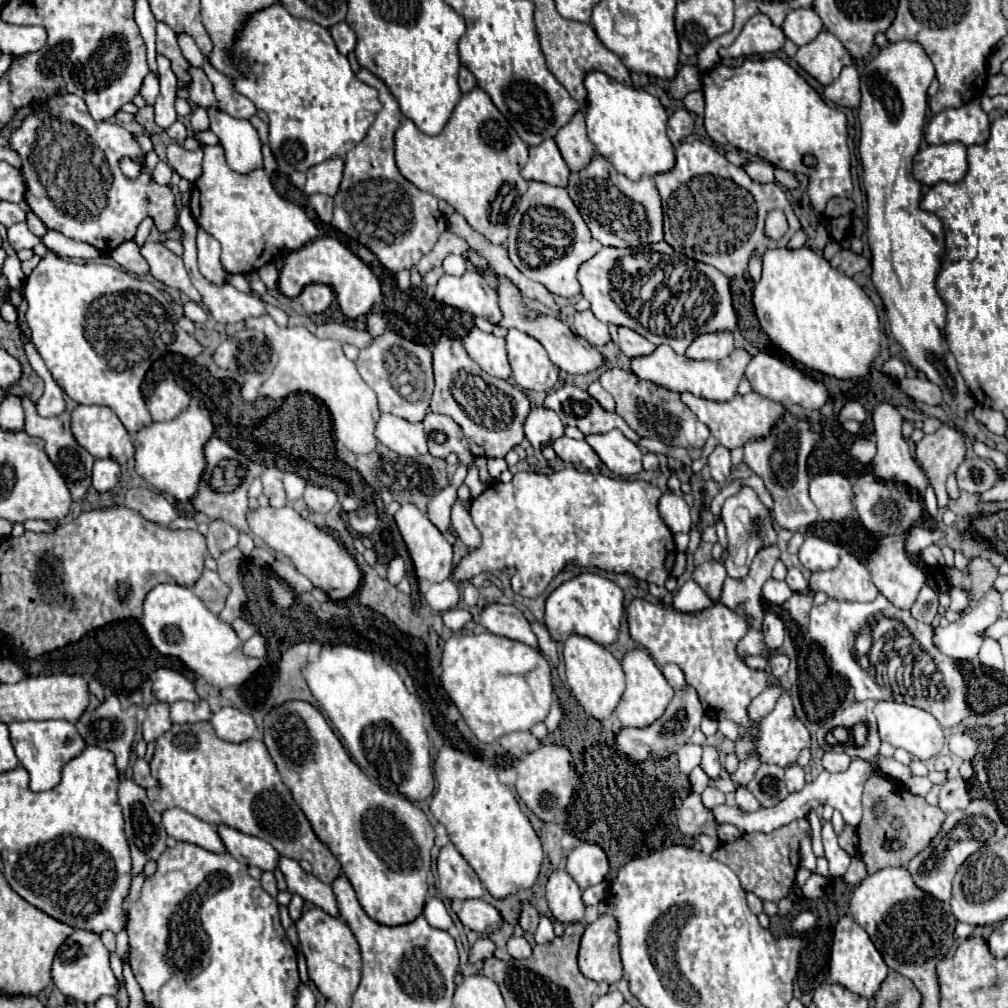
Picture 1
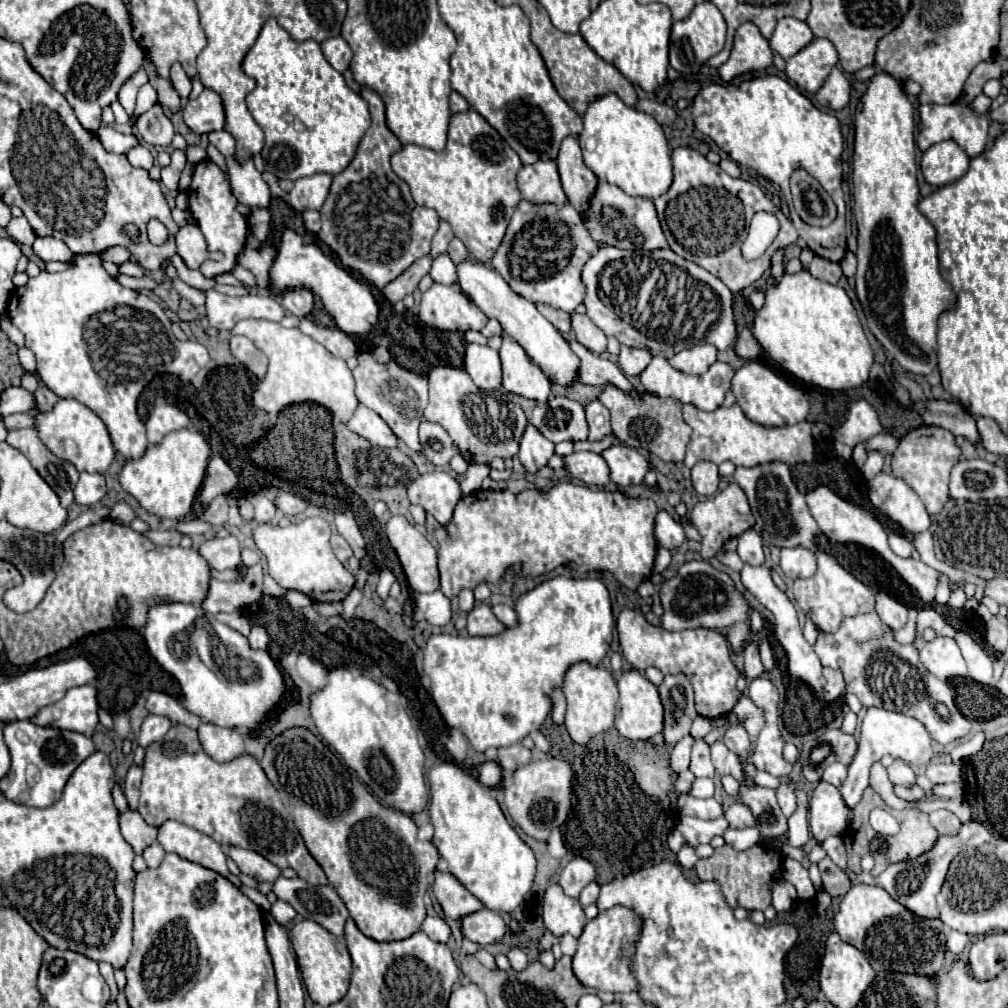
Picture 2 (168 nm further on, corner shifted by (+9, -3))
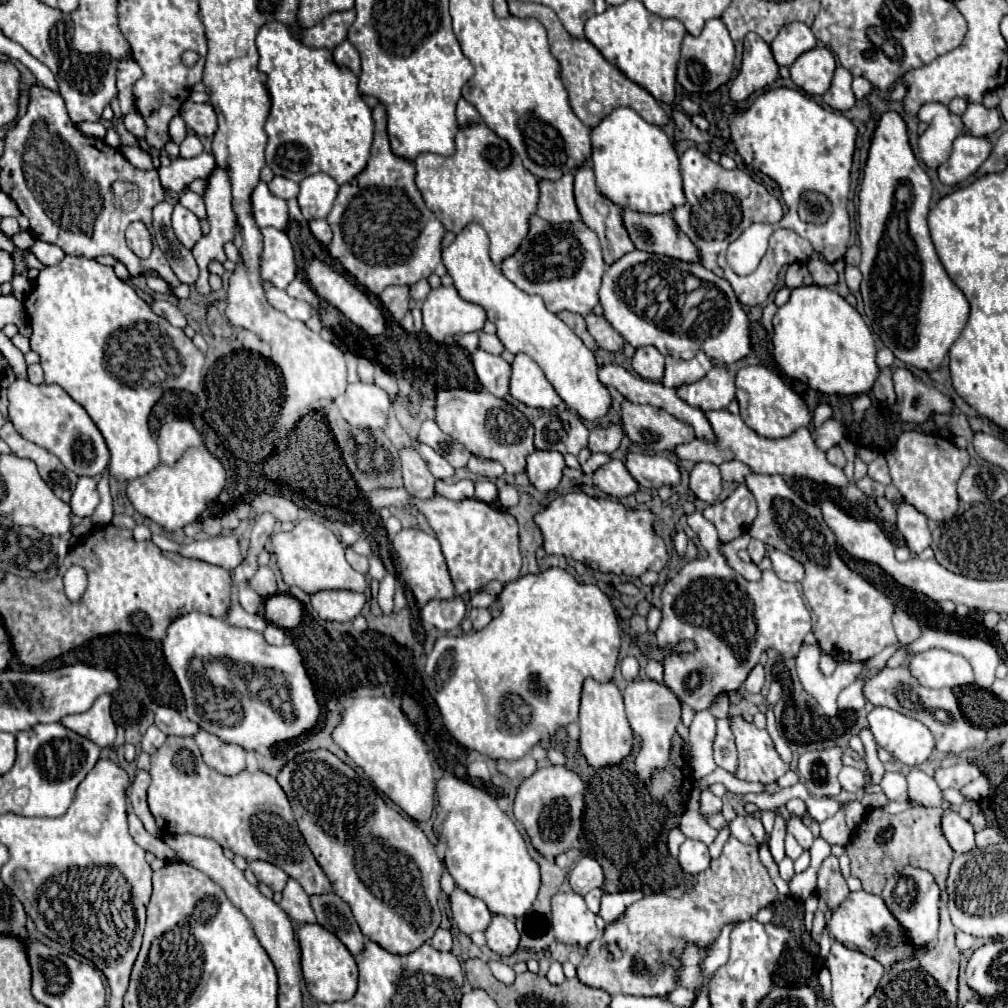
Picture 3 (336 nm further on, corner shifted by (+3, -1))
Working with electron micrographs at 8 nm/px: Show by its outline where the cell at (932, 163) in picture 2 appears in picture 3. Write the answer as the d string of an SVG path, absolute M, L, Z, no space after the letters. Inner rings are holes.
M960 135L952 145L952 155L938 167L938 179L944 185L958 185L972 177L978 167L990 157L992 141L986 137Z

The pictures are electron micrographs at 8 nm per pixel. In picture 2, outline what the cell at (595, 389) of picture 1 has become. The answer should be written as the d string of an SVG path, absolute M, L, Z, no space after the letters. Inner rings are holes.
M598 399L588 401L586 419L588 419L588 425L590 425L590 435L588 435L590 441L602 439L604 435L608 435L612 431L610 429L610 413Z

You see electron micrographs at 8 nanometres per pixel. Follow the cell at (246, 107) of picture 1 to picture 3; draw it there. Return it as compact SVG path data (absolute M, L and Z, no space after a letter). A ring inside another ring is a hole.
M186 101L180 109L180 115L184 117L186 125L196 133L196 135L204 135L204 137L212 137L218 129L218 123L216 123L216 113L212 109L210 103L192 103L192 101Z

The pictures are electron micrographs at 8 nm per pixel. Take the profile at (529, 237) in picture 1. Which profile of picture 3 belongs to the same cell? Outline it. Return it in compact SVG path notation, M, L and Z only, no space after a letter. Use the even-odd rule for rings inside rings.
M534 215L528 237L522 241L520 249L500 265L500 269L522 291L540 295L552 313L572 311L588 315L598 303L598 289L606 263L596 233L582 221L554 225Z

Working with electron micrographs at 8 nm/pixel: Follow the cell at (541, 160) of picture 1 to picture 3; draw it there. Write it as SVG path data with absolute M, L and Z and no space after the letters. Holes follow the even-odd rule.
M566 173L558 181L540 181L538 217L548 223L572 223L580 219L574 203L574 175Z

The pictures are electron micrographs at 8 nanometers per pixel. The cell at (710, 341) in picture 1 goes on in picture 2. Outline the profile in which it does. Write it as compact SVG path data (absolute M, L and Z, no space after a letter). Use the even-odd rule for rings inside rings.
M702 343L698 347L692 347L692 349L672 355L668 361L672 367L676 367L684 373L700 375L716 361L716 353L718 353L716 347L710 347L710 343Z

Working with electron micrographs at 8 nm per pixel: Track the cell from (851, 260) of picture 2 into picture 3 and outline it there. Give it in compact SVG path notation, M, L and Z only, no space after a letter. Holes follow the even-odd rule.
M846 267L846 285L848 285L850 293L860 291L860 281L862 281L862 275L860 275L858 267Z

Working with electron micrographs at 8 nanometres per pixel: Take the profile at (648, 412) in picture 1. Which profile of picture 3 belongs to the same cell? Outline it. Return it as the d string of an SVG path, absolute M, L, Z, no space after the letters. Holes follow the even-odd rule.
M630 401L622 403L622 427L632 443L658 453L668 453L676 445L690 443L694 439L694 429L664 409L636 405Z

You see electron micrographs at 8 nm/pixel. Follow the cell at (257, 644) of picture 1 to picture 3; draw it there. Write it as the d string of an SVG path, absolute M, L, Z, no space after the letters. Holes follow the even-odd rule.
M268 623L266 631L264 631L264 639L266 639L270 645L282 645L284 639L286 639L286 635L284 635L284 631L282 631L280 627Z

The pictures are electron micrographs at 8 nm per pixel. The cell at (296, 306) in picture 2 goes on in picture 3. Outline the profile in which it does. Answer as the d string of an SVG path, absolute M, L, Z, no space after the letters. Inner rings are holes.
M296 277L288 287L286 287L286 293L294 299L302 299L302 301L308 301L308 303L316 303L316 293L308 287L308 283L302 279L302 277Z

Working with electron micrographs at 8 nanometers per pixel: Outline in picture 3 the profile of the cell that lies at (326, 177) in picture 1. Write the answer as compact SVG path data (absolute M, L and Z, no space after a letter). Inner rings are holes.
M316 173L306 177L300 183L300 193L298 193L298 205L302 215L308 221L326 219L326 215L334 205L336 193L338 193L338 183L326 173Z

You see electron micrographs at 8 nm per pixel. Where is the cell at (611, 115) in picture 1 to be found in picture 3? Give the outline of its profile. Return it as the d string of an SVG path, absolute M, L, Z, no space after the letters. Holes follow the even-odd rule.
M628 107L614 109L596 129L592 129L592 169L598 191L618 207L660 215L672 213L672 209L686 201L672 141L658 125L646 123Z

